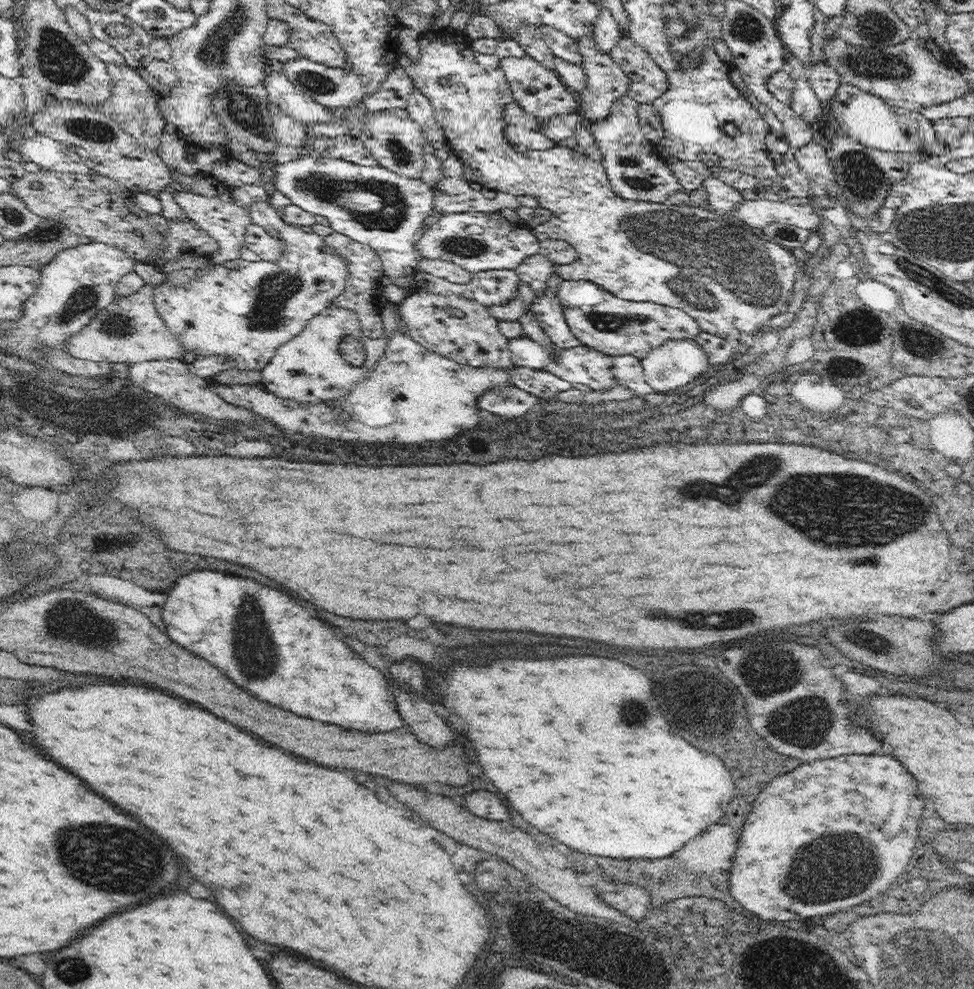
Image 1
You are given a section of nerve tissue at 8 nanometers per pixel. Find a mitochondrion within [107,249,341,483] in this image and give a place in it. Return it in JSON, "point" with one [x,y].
{"point":[267,314]}

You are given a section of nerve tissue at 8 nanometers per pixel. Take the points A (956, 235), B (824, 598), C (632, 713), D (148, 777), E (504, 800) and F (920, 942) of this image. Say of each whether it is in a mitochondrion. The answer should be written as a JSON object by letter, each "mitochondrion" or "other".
{"A":"mitochondrion","B":"other","C":"mitochondrion","D":"other","E":"other","F":"mitochondrion"}

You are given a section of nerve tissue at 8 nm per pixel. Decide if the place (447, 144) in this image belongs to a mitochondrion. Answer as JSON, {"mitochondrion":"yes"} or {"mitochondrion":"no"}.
{"mitochondrion":"no"}

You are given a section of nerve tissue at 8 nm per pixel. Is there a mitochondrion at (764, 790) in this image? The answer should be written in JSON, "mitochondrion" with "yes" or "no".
{"mitochondrion":"no"}

